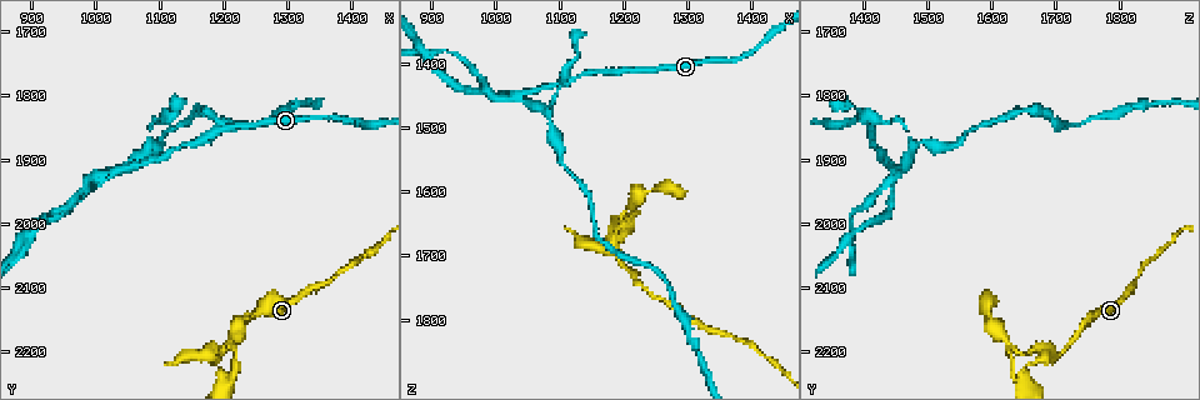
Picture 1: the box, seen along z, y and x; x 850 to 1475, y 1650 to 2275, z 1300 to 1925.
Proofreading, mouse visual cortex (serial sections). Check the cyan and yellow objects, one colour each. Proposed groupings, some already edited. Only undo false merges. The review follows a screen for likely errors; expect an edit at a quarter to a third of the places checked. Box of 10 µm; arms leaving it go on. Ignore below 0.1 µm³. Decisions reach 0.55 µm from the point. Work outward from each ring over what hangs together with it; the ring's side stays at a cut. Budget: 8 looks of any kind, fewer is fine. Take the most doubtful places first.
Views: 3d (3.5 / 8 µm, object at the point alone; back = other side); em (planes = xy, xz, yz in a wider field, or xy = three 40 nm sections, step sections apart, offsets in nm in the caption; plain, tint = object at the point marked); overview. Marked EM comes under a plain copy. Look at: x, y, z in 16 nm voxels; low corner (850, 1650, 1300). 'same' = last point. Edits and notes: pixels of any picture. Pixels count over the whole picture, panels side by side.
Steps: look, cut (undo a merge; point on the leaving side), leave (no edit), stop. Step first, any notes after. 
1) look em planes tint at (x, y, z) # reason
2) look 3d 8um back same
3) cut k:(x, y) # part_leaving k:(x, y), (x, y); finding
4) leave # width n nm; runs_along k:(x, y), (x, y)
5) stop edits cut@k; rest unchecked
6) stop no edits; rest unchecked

look 3d 3.5um at (1040, 1915, 1450)

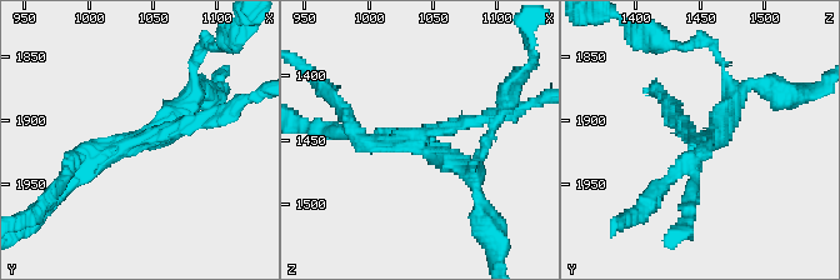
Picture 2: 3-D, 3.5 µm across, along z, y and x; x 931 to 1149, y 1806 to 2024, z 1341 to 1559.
look em planes tint at (1040, 1918, 1450) # arms 3; arm_widths 150, 200, 300 nm

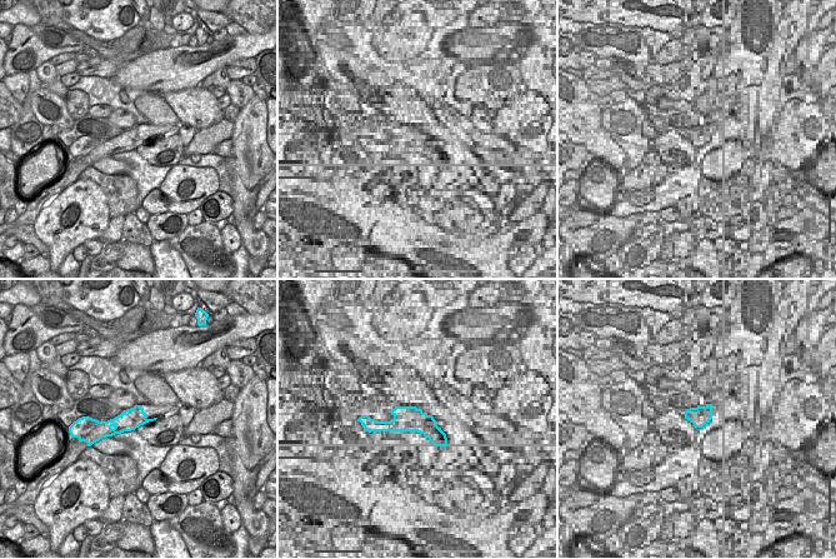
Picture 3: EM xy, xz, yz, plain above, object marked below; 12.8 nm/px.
cut 2:(185, 99) # border 3:(104, 422), (91, 430); two cells meet here

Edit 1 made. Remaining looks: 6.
look 3d 3.5um at (1210, 2185, 1625) # a narrow waist

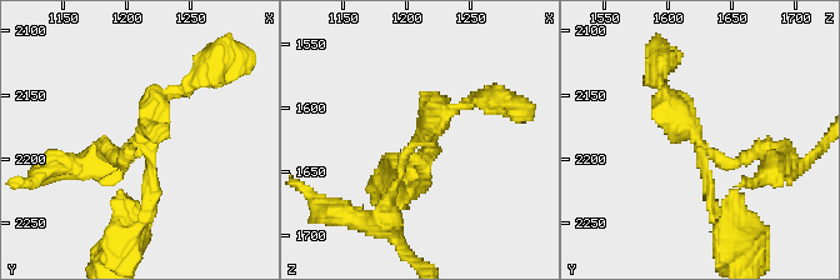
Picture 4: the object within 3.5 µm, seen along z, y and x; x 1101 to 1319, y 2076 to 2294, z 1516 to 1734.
look em xy step 5 tint at (1208, 2188, 1626) # arms 3; arm_widths 150, 150, 300 nm

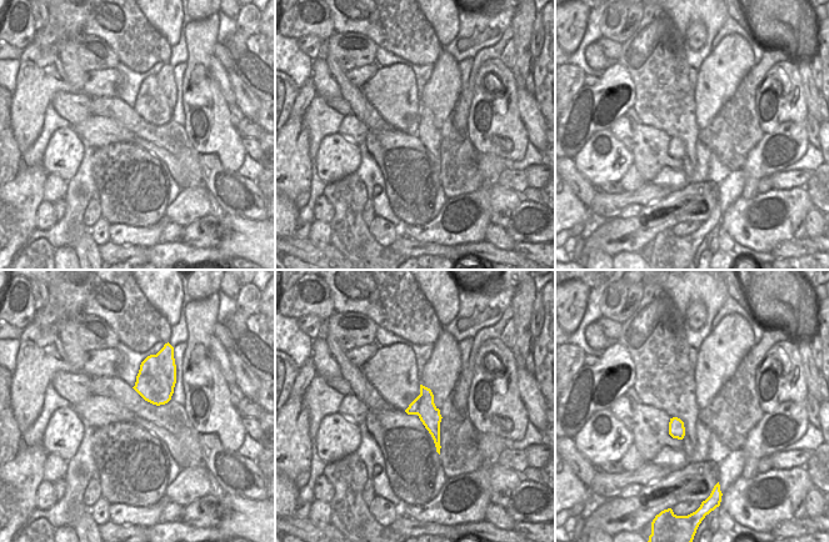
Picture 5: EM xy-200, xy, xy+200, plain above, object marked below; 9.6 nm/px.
cut 4:(145, 191) # two cells meet here

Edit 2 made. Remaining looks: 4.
stop edits cut@2, cut@4; rest unchecked

